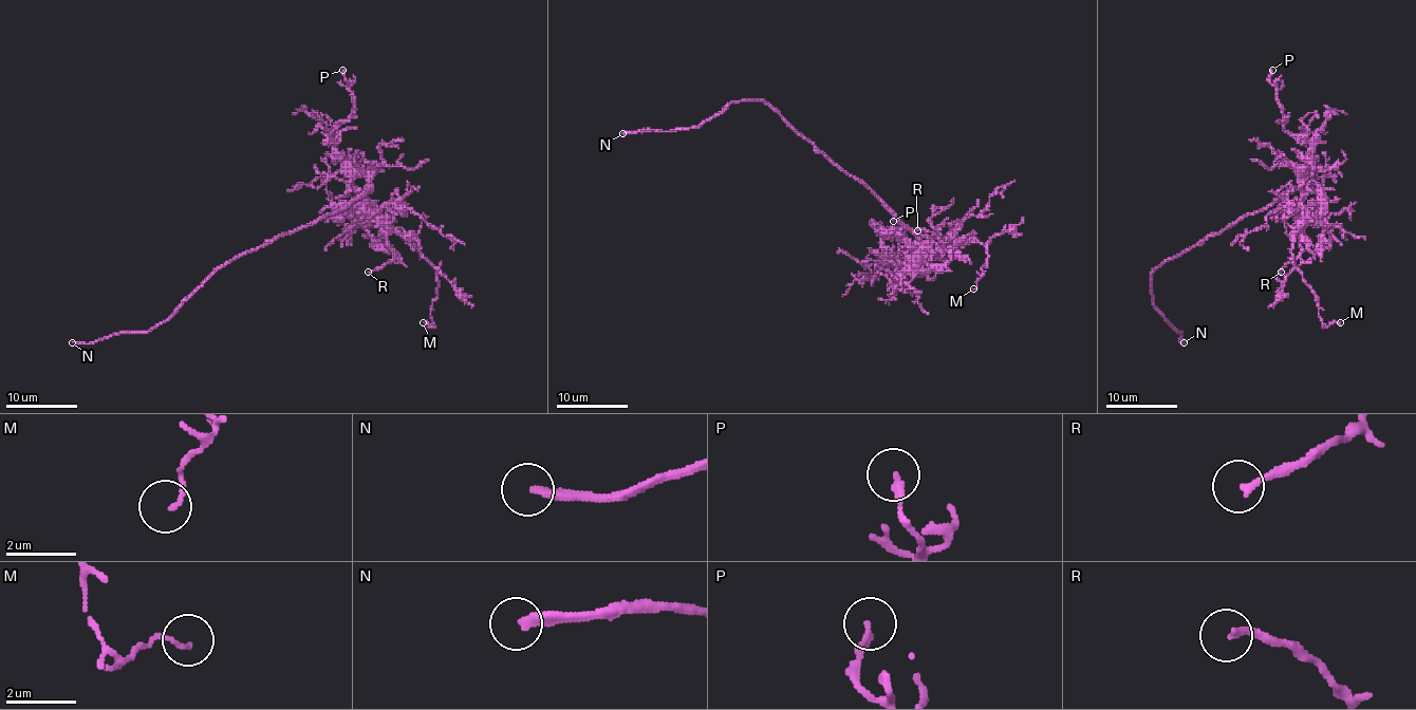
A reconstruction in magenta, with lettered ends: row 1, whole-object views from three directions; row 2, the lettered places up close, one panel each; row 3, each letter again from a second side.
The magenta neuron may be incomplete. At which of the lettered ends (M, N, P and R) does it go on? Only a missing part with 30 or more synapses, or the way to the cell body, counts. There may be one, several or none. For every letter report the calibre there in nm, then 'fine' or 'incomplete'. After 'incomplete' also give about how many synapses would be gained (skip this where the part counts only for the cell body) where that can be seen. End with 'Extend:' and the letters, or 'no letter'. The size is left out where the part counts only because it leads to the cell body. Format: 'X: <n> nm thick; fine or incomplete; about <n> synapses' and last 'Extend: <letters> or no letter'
M: 120 nm thick; fine
N: 260 nm thick; incomplete
P: 180 nm thick; fine
R: 200 nm thick; fine
Extend: N

